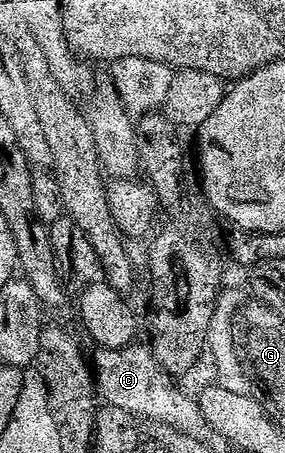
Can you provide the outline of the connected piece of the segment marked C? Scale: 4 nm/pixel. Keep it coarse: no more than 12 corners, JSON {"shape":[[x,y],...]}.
{"shape":[[152,348],[97,349],[108,408],[206,432],[203,411]]}

